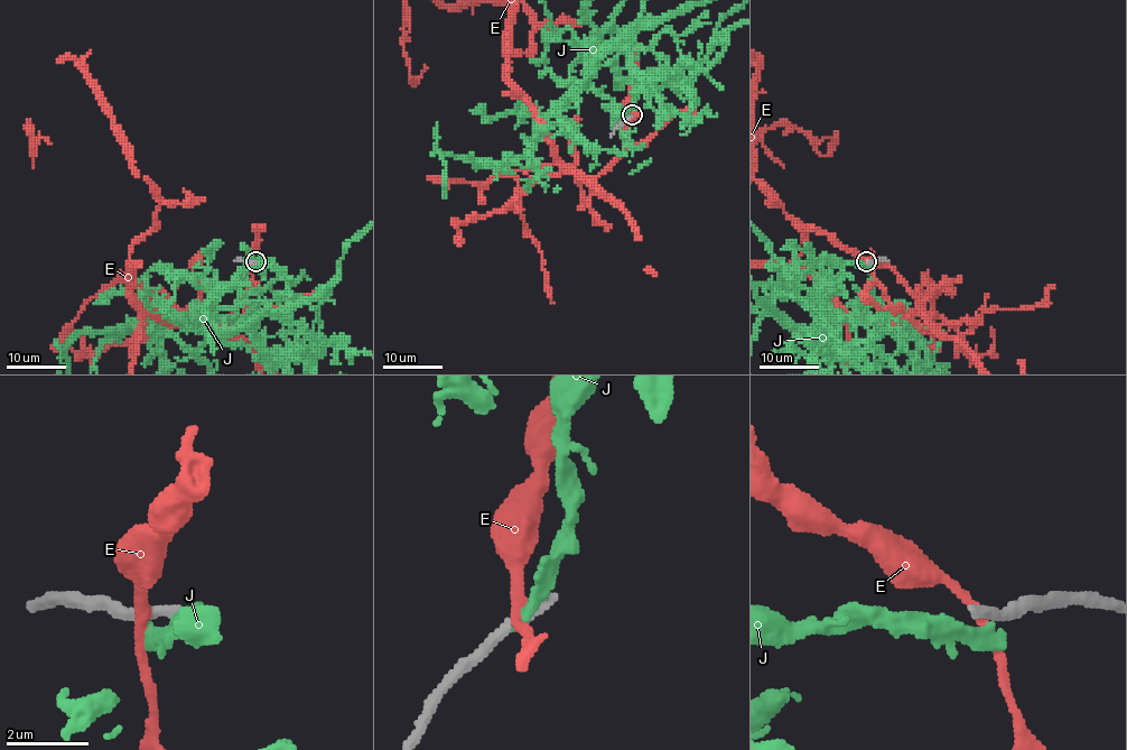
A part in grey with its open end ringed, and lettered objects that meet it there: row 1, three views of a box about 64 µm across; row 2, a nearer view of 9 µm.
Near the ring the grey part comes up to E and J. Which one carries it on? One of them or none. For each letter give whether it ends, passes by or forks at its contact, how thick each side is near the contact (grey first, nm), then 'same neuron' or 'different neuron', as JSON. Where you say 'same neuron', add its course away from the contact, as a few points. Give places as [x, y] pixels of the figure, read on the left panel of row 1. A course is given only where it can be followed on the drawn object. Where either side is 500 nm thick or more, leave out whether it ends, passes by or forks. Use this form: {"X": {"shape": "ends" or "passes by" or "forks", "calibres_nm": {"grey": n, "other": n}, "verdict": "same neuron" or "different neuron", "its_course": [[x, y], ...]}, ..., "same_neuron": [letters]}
{"E": {"shape": "passes by", "calibres_nm": {"grey": 360, "other": 240}, "verdict": "different neuron"}, "J": {"shape": "ends", "calibres_nm": {"grey": 360, "other": 360}, "verdict": "different neuron"}, "same_neuron": []}

